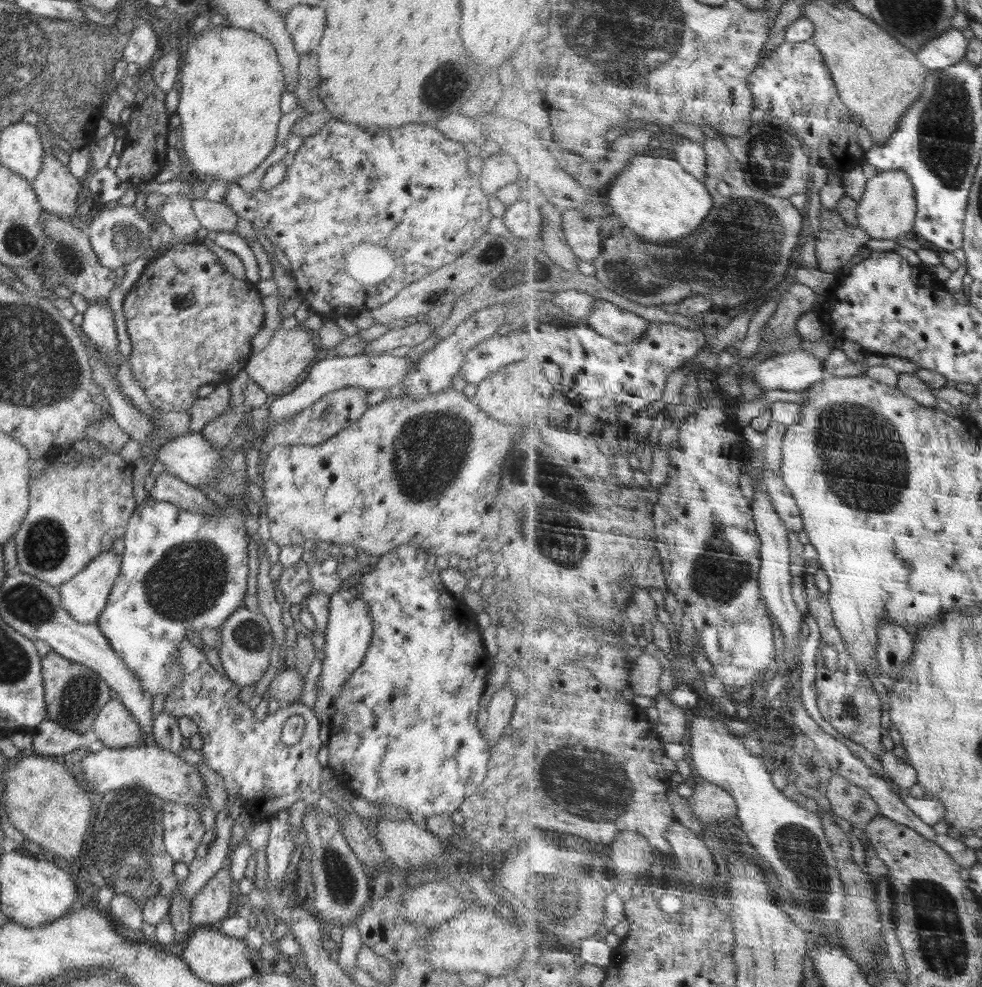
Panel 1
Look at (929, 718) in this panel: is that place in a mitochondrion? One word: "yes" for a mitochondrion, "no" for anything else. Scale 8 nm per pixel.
no

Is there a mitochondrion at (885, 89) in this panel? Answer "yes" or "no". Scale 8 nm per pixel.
no

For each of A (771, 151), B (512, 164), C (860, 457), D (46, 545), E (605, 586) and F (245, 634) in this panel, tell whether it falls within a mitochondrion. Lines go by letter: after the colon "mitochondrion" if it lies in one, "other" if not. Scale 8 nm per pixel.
A: mitochondrion
B: other
C: mitochondrion
D: mitochondrion
E: other
F: mitochondrion

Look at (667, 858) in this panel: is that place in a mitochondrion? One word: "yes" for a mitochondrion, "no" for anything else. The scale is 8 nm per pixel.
no

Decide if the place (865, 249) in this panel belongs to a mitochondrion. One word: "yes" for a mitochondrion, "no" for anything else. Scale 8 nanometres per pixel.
no

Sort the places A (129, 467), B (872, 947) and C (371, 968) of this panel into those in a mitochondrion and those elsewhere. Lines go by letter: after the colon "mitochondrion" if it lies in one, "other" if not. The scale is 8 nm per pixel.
A: other
B: mitochondrion
C: other

